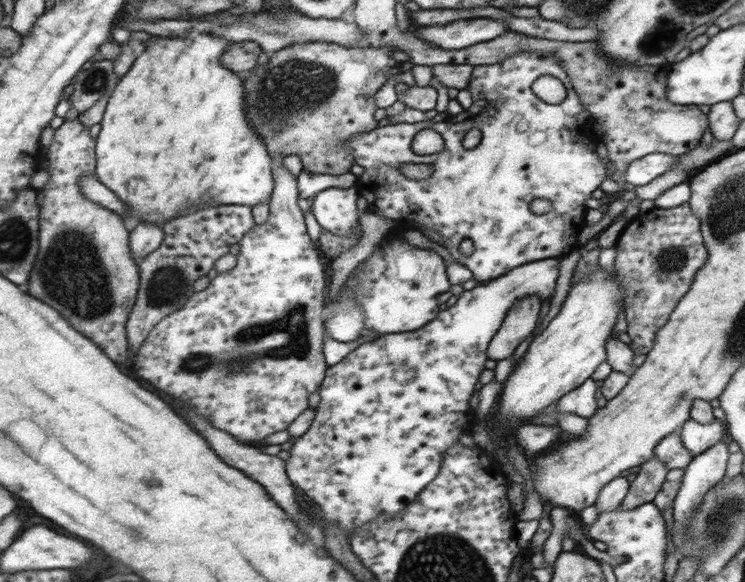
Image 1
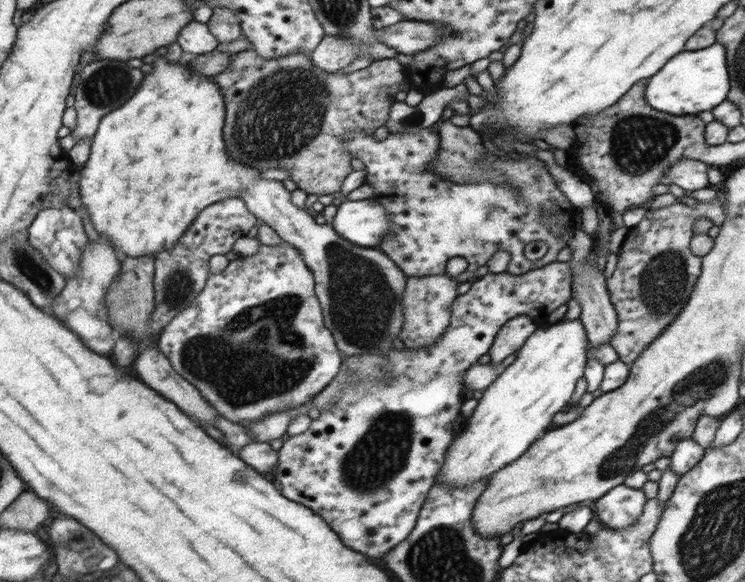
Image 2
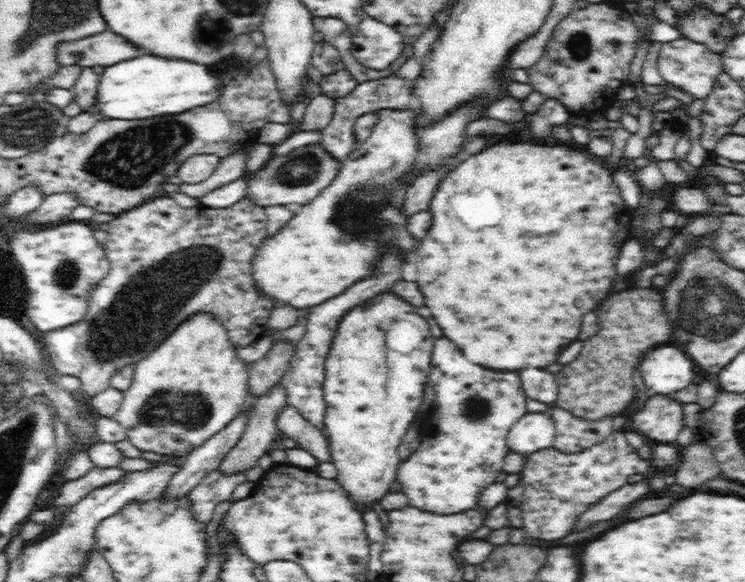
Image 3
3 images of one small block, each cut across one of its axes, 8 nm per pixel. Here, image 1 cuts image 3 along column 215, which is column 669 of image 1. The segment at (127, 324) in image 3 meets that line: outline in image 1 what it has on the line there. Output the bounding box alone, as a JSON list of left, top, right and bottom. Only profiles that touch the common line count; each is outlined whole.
[614,203,709,354]

